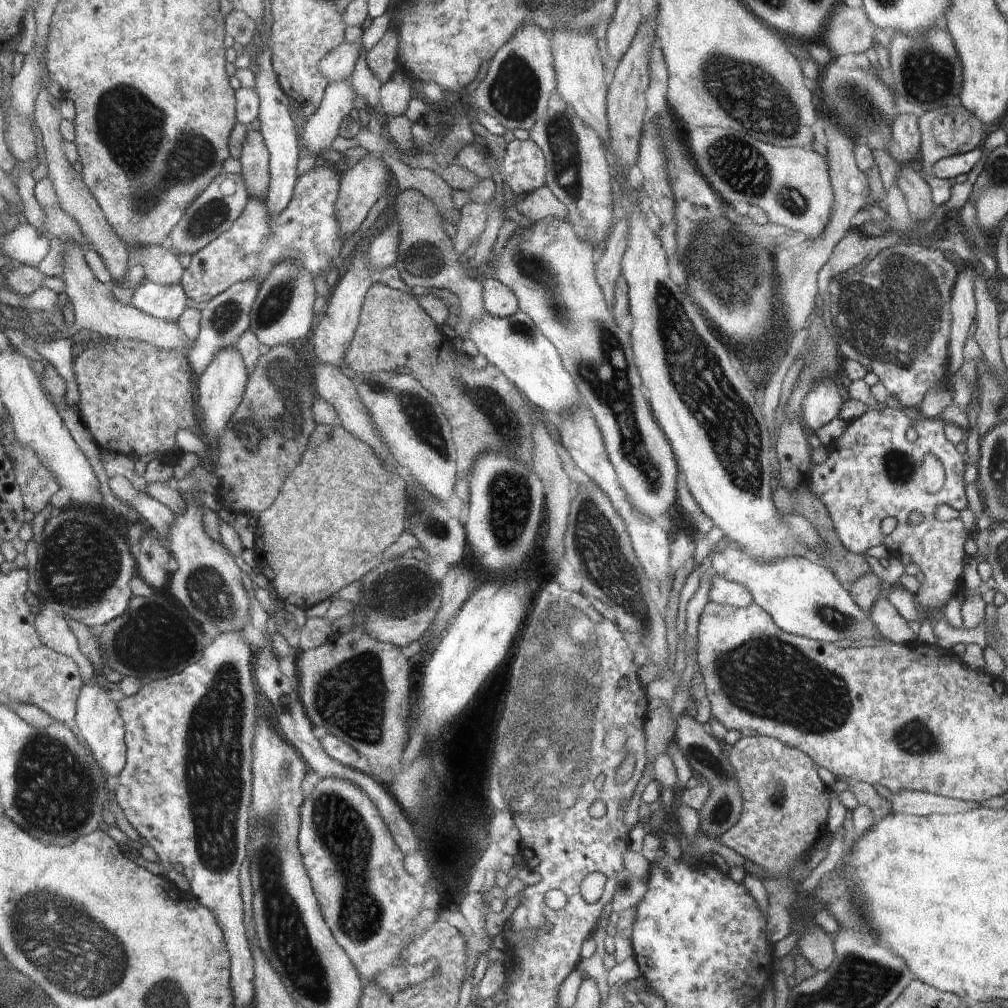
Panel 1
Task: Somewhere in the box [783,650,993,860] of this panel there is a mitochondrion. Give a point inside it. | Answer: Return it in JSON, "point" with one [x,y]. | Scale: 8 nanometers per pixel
{"point":[917,737]}

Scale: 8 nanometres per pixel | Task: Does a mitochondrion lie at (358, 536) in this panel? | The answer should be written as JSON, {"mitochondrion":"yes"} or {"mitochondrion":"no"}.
{"mitochondrion":"no"}

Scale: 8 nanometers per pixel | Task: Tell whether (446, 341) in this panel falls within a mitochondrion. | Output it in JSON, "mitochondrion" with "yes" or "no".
{"mitochondrion":"no"}

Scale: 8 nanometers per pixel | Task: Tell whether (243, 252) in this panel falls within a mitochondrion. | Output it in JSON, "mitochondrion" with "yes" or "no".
{"mitochondrion":"no"}

